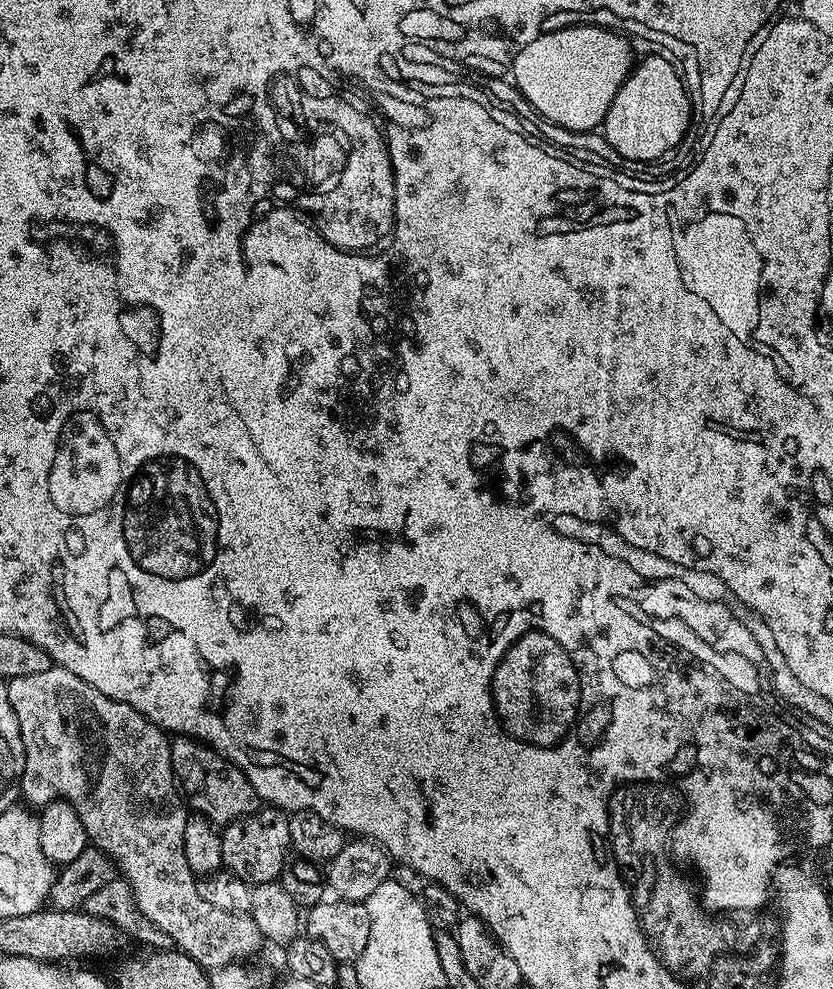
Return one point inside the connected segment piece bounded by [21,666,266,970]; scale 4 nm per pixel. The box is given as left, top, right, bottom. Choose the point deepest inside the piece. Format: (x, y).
(118, 775)

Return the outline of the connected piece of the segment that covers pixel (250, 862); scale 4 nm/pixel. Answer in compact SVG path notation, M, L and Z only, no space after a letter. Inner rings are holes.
M260 806L247 816L223 825L219 833L223 867L249 886L279 881L292 843L289 819L283 808Z

